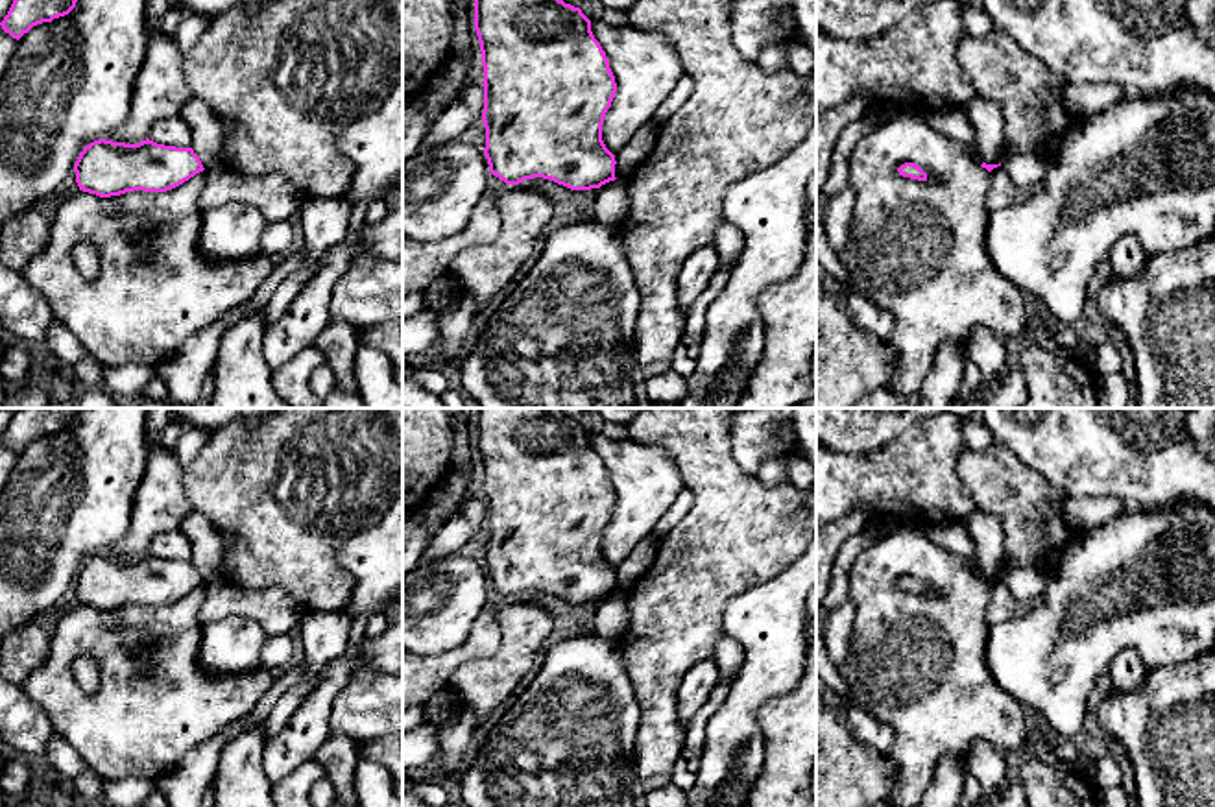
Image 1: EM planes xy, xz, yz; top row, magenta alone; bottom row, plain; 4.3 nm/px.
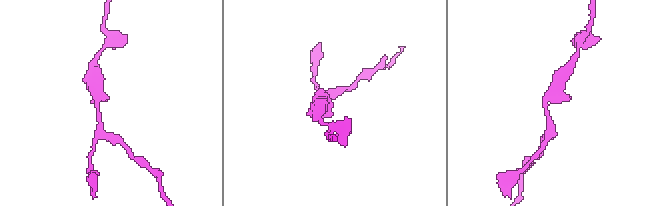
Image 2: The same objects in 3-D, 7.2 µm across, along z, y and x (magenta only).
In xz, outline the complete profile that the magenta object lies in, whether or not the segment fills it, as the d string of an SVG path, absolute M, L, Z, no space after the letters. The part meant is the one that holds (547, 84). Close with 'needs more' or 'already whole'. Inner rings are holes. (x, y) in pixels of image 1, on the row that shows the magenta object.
M475 0L475 30L484 66L484 155L489 172L506 185L543 177L571 190L591 190L615 181L615 155L602 140L602 124L617 92L615 76L591 20L563 0Z; already whole

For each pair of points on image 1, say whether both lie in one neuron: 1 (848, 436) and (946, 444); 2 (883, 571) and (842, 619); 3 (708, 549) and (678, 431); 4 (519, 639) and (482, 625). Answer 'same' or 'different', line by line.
1: different
2: different
3: same
4: different

